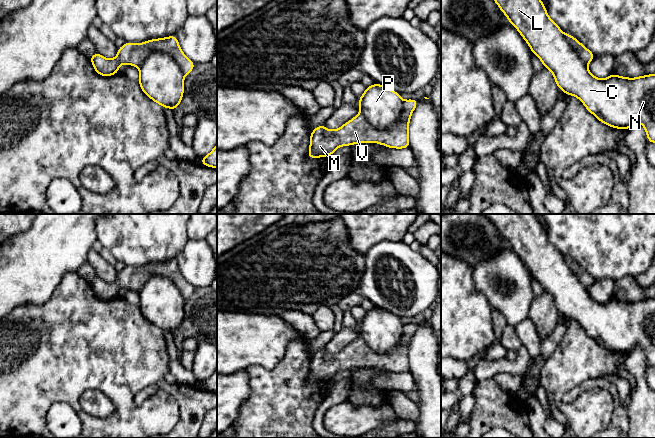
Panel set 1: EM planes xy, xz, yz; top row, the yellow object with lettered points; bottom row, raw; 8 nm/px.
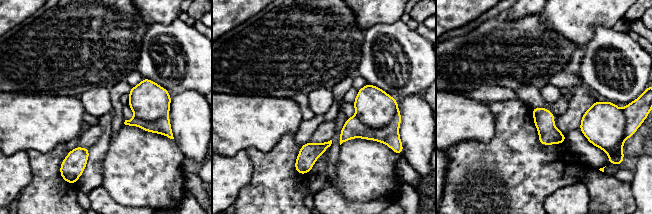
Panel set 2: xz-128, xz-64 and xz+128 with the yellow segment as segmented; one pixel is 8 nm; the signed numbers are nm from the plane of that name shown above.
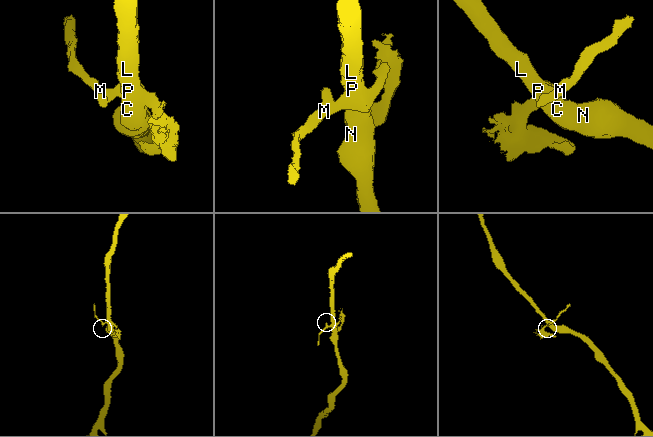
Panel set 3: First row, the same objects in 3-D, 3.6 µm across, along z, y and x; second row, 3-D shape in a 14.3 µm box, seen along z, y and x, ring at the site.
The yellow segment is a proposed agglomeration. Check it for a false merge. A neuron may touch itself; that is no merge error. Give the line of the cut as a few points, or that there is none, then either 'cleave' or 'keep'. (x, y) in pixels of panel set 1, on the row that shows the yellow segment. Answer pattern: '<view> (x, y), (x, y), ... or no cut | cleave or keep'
xz (404, 101), (401, 116), (388, 128), (375, 128), (360, 112) | cleave

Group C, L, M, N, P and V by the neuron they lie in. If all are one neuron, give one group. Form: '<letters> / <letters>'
C L N P / M V

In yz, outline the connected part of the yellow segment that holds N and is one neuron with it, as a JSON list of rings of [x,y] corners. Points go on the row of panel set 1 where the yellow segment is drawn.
[[[494,0],[500,10],[506,15],[508,21],[518,30],[527,42],[530,50],[541,60],[544,67],[550,70],[554,76],[556,85],[565,94],[577,97],[586,107],[589,113],[605,125],[616,129],[629,129],[640,122],[648,138],[649,143],[655,143],[655,74],[627,78],[612,73],[608,78],[600,79],[591,74],[587,64],[584,63],[576,51],[572,48],[560,27],[550,19],[545,5],[541,0]]]

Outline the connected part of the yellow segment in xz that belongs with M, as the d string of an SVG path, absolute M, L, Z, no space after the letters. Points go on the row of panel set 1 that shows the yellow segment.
M417 99L404 101L401 117L392 127L385 130L373 127L362 113L336 130L328 130L324 124L317 126L310 135L308 157L311 159L328 157L340 146L367 142L385 145L388 148L408 148L410 147L409 121L417 104Z

